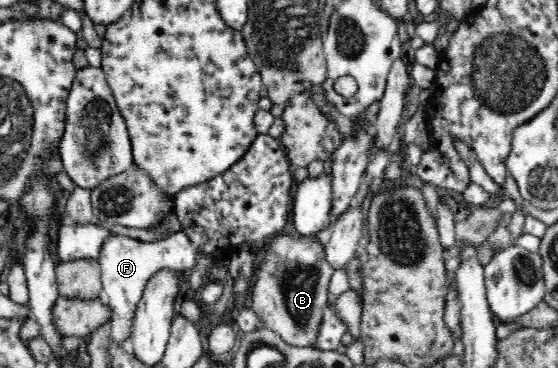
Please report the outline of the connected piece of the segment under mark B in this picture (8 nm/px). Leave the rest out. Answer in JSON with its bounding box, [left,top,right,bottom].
[253,234,335,348]

